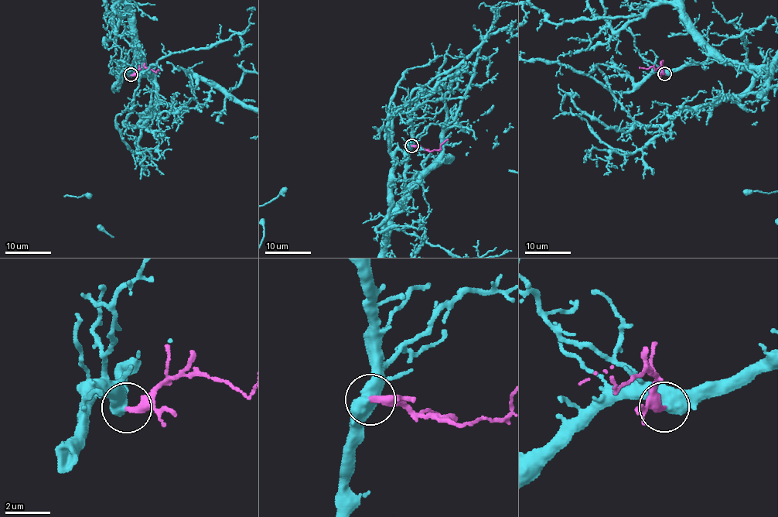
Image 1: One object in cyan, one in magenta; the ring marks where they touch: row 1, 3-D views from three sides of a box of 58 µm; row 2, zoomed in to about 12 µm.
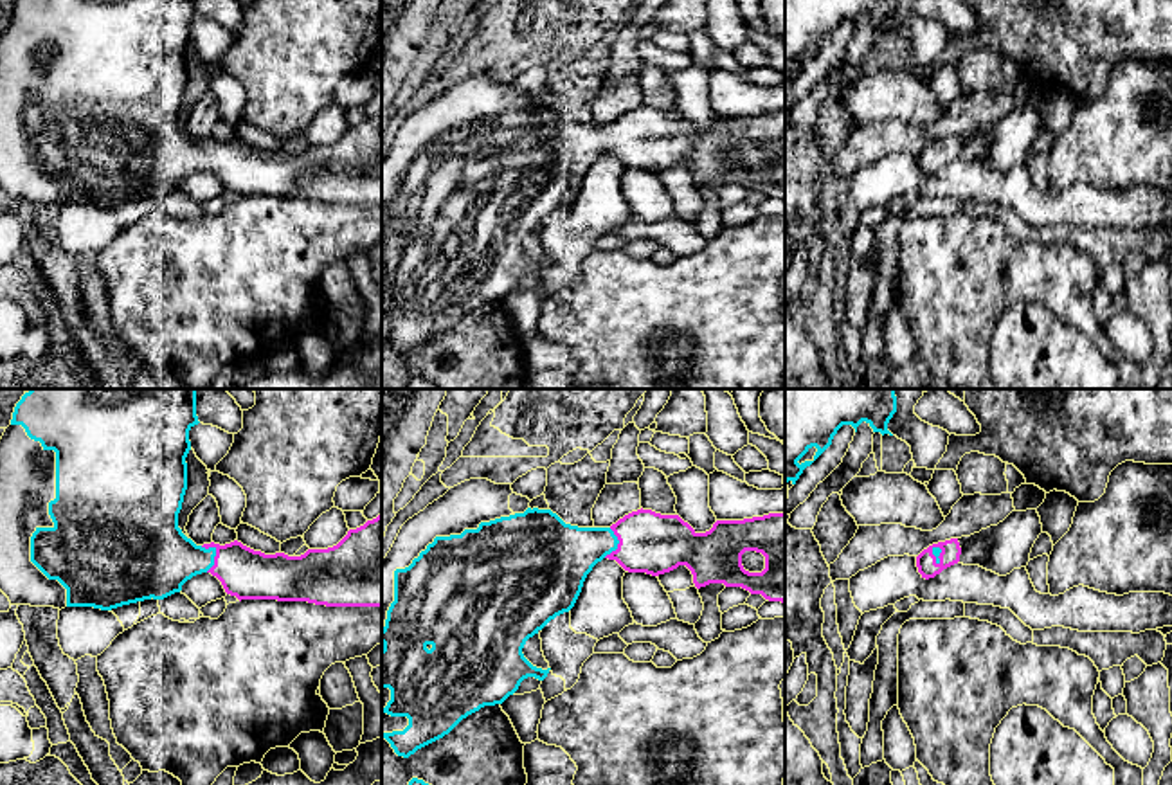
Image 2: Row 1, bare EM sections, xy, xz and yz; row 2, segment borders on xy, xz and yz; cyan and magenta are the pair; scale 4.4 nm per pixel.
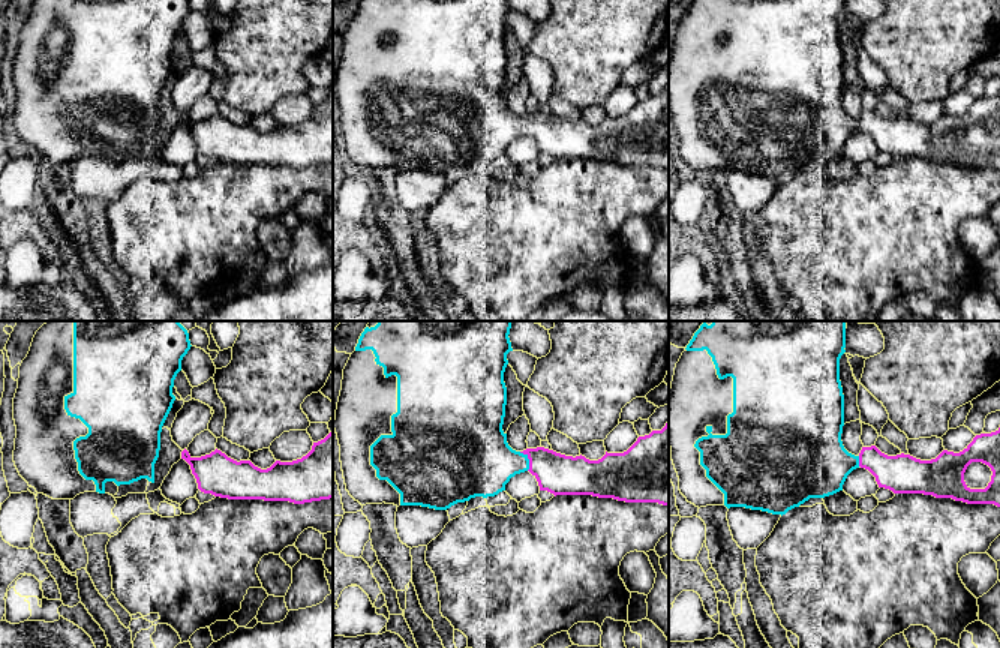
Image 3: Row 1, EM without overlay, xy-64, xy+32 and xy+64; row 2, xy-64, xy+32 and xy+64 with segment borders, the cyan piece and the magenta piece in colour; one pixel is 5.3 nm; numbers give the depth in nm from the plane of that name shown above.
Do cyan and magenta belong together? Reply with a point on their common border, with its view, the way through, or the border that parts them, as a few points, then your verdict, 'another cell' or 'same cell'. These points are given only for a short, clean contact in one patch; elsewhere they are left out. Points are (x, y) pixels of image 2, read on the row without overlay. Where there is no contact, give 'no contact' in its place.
meets cyan in xy at (213, 155); runs through xy (157, 155), (213, 155), (234, 161), (249, 171); same cell

